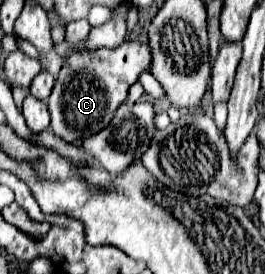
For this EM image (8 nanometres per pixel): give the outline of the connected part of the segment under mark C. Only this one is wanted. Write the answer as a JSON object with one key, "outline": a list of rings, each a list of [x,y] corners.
{"outline":[[[124,41],[114,49],[98,47],[92,53],[70,55],[54,81],[54,89],[46,103],[50,109],[50,129],[54,135],[70,145],[78,145],[82,137],[92,137],[92,133],[98,133],[98,129],[110,125],[118,105],[128,99],[130,85],[138,81],[142,71],[150,69],[150,61],[150,47],[138,41]]]}

